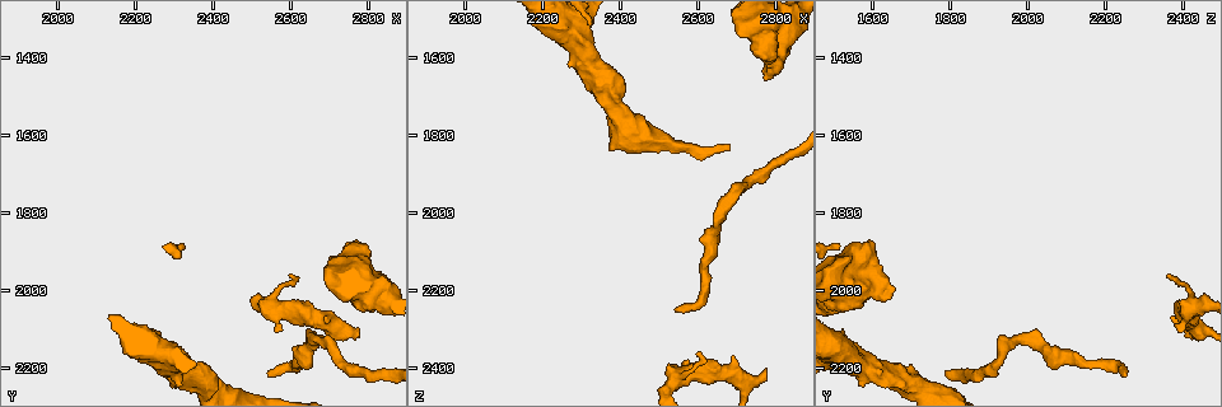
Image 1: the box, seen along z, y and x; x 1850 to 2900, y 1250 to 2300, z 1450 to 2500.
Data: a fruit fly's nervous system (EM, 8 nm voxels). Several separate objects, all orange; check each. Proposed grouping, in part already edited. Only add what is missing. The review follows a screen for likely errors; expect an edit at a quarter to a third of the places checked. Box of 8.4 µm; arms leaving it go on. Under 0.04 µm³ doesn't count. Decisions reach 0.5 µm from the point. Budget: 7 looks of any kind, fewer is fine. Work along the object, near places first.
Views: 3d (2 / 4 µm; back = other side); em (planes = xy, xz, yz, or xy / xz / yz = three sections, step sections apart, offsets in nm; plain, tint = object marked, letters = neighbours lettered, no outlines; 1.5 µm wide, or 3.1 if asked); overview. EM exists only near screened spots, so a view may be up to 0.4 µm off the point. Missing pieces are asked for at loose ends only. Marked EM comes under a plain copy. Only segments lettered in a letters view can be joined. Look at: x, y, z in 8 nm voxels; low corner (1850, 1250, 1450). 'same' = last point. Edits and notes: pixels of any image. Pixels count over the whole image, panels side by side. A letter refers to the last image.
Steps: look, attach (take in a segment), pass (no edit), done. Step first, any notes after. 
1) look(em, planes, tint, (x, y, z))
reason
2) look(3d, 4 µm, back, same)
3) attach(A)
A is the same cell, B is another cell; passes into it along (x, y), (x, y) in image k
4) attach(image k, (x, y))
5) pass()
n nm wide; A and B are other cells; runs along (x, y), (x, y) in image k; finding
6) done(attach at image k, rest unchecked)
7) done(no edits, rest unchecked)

look(em, xy, step 4, letters, (2770, 1990, 1655))
thick end

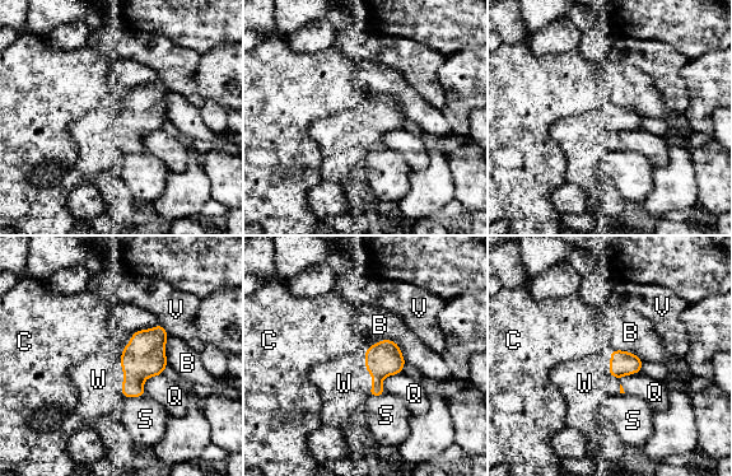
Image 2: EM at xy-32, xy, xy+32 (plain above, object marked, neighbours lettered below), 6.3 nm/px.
attach(W)
B touches over 260 nm; W is the same cell, B, C, Q, S and V are other cells; it goes on there

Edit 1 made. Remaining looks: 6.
look(overview)

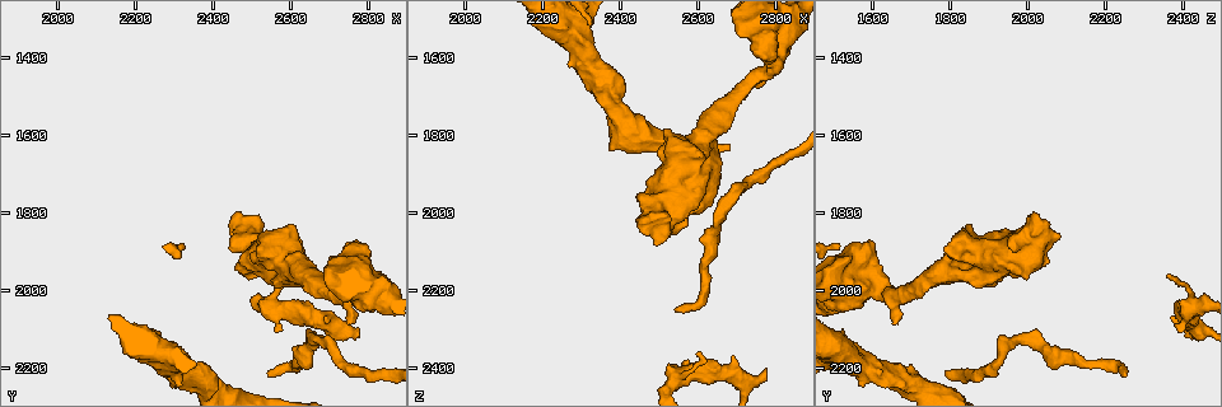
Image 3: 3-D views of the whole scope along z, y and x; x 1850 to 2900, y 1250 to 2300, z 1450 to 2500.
look(em, xy, step 4, letters, (2535, 2220, 2250))
an open end

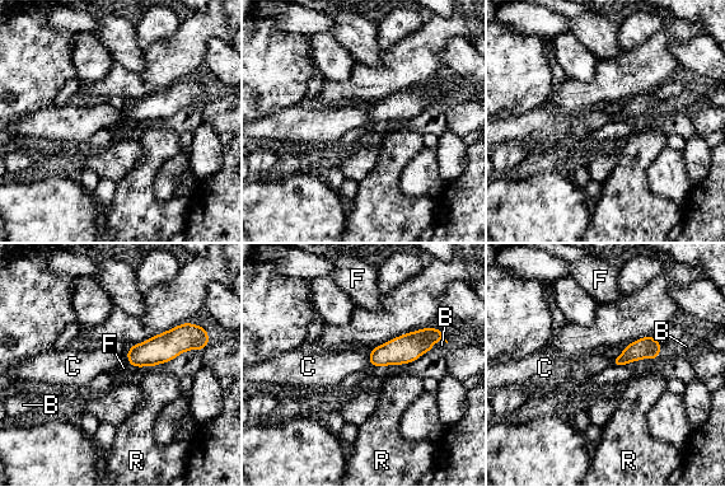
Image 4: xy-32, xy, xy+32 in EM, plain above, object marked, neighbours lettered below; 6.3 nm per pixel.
look(em, planes, letters, same)
another direction

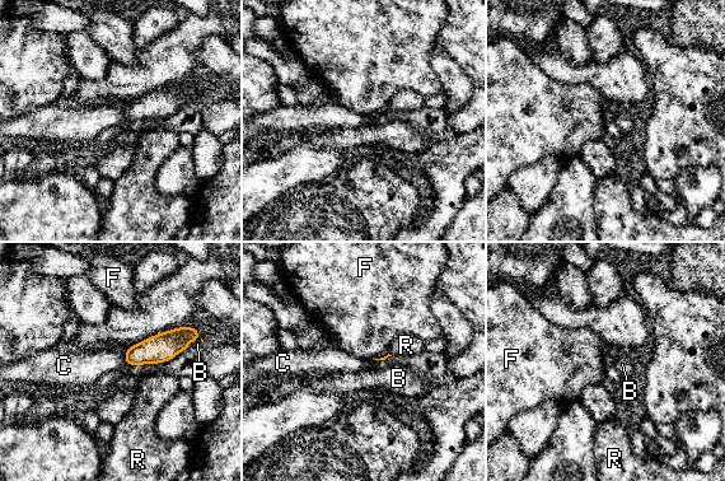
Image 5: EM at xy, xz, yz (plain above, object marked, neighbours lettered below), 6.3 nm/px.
attach(C)
C is the same cell, B, F and R are other cells; passes into it along (160, 348), (125, 359), (87, 368) in image 5; the cell continues

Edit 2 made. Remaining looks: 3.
look(em, yz, step 4, letters, (2590, 1965, 2365))
thin end

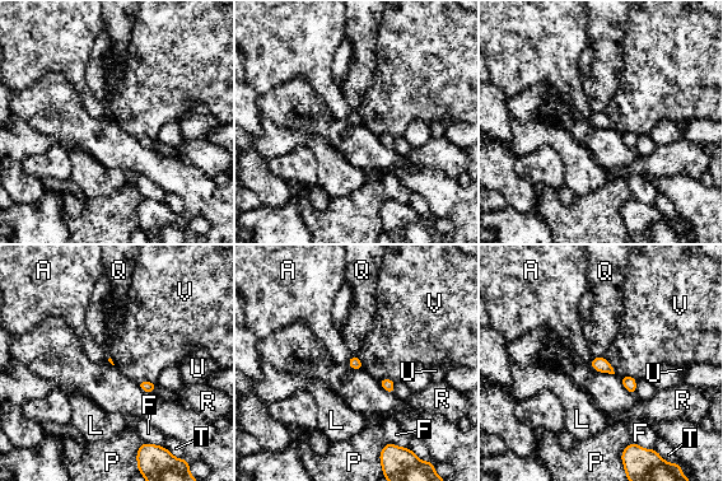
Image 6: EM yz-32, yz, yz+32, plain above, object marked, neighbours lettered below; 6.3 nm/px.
look(em, planes, letters, same)
cut it another way

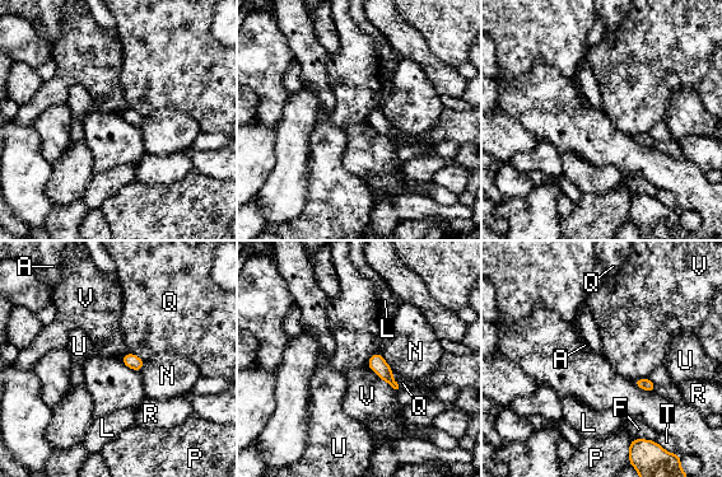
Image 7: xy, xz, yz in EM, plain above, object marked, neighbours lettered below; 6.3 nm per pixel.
pass()
90 nm wide; A, F, L, N, P, Q, R, T, U and V are other cells; border along (368, 366), (396, 389) in image 7; no lettered segment goes on from it

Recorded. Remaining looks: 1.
done(attach at image 2, attach at image 5, rest unchecked)

